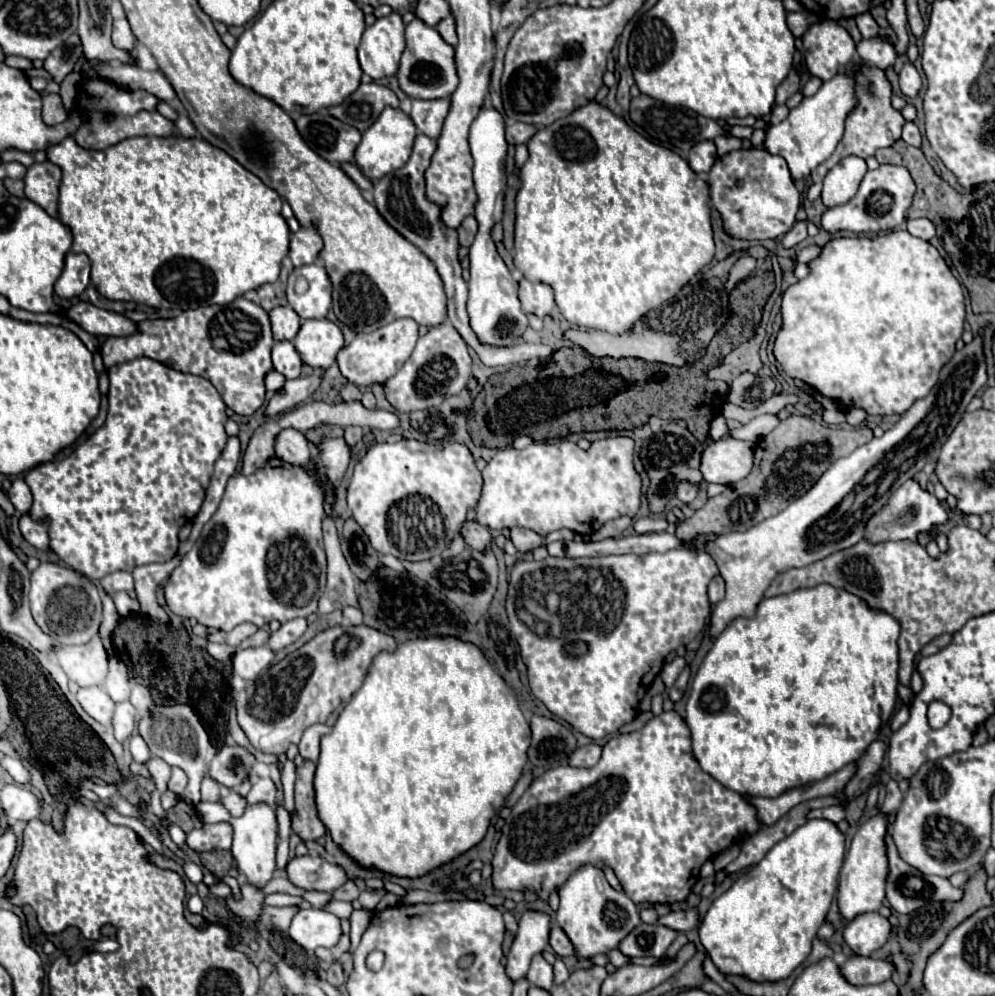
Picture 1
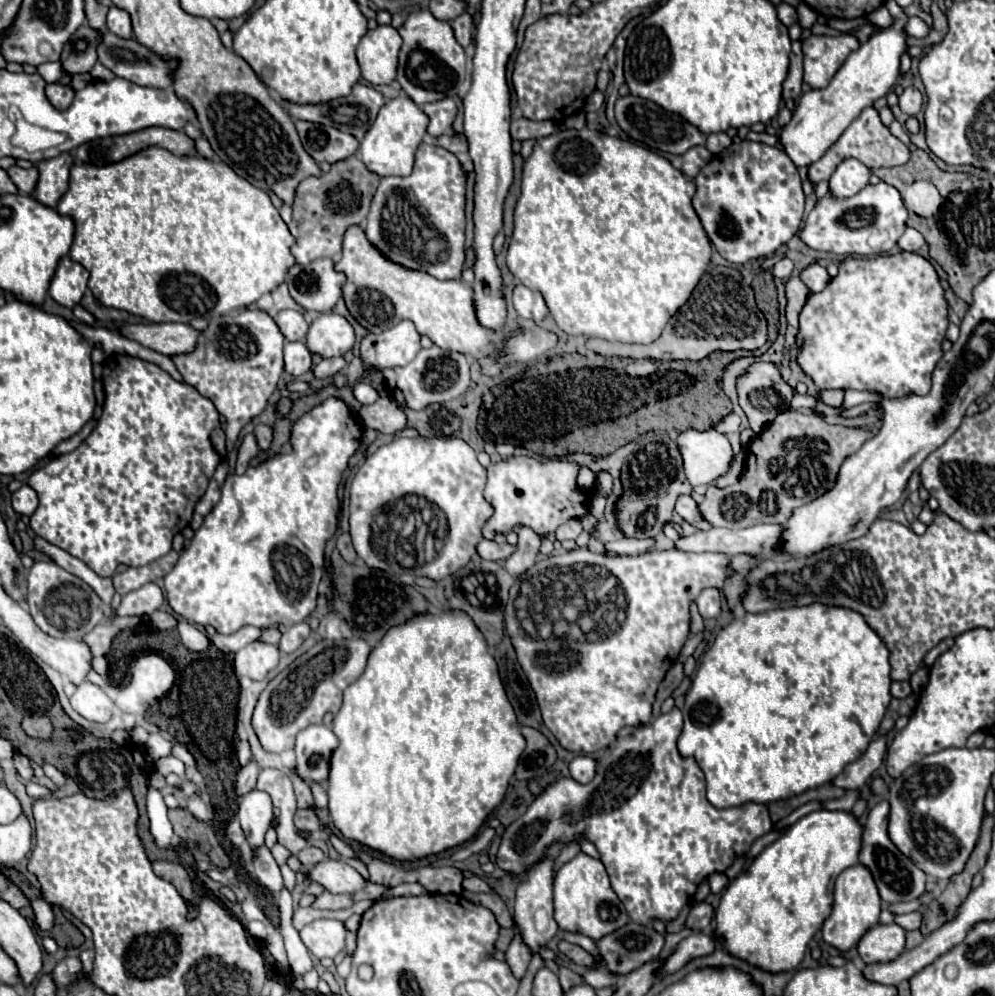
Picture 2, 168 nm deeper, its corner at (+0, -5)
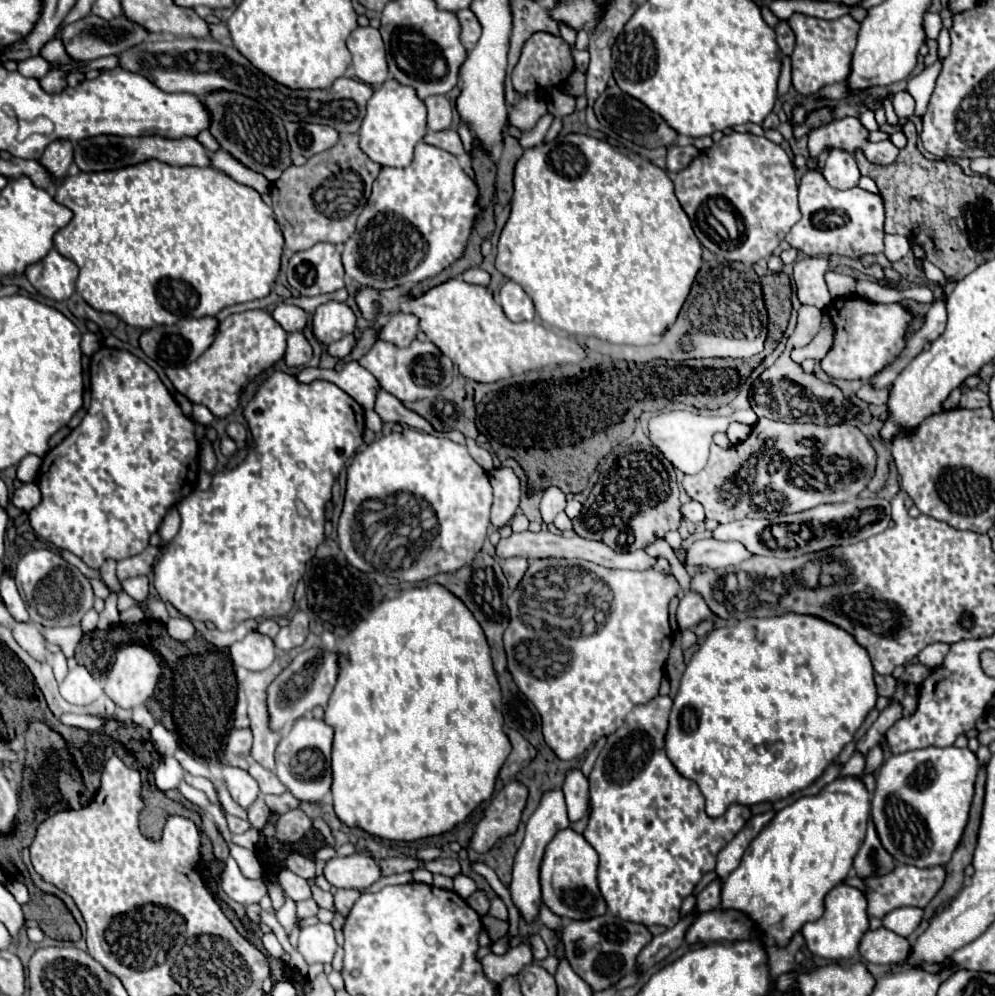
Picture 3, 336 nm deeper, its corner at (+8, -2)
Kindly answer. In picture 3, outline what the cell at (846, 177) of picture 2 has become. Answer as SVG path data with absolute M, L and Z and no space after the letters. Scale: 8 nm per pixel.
M831 150L829 152L829 158L823 168L823 176L833 188L839 188L839 190L855 188L861 178L855 158L851 154L847 154L845 150Z

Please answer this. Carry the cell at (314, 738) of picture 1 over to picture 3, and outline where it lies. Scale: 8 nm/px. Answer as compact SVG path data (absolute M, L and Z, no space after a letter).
M313 716L299 718L275 752L275 772L279 780L303 802L321 802L331 788L331 742L333 728Z

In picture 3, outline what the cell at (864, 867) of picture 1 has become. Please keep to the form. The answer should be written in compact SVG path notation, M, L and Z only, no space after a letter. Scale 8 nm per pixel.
M841 882L837 884L825 898L825 914L803 926L803 936L807 942L807 948L827 960L847 960L851 958L857 948L859 948L859 940L861 936L867 932L869 928L869 916L867 916L867 900L865 894L859 892L857 888Z

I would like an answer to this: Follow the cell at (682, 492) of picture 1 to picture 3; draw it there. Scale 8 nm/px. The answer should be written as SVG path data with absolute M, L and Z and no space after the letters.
M685 502L683 506L681 506L681 514L685 516L685 518L689 518L689 520L703 520L705 518L705 514L703 514L703 508L701 508L701 504L697 504L697 502Z

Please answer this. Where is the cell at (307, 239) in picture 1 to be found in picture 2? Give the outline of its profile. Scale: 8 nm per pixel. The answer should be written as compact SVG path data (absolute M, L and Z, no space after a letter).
M351 155L349 159L335 161L329 173L321 173L319 177L307 177L297 185L293 219L289 223L289 231L295 237L295 245L291 251L297 263L305 265L319 257L337 259L341 255L343 235L351 225L365 223L379 179L381 177L369 171L363 161L357 159L357 155Z

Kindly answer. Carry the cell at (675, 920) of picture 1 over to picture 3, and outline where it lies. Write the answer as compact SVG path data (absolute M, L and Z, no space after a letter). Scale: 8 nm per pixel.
M713 880L699 896L697 896L697 906L695 912L711 912L713 908L719 908L719 894L721 894L721 880Z

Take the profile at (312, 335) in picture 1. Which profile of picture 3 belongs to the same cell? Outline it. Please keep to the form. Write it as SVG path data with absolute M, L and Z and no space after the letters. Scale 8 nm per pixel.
M327 302L313 314L313 338L323 346L355 332L355 316L343 302Z

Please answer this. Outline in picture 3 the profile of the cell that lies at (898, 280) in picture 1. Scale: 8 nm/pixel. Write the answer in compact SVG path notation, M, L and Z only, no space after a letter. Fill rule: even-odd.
M861 296L837 298L827 308L833 320L833 344L827 356L821 360L821 370L837 380L869 380L875 374L895 362L895 358L907 346L907 328L913 322L913 312L901 304L877 304ZM847 310L853 310L853 316L847 320Z

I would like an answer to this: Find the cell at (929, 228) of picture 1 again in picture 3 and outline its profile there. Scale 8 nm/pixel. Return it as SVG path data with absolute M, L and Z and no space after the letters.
M901 234L885 236L885 256L889 262L901 260L909 252L911 252L911 246L909 246L909 240L905 240L905 236L901 236Z

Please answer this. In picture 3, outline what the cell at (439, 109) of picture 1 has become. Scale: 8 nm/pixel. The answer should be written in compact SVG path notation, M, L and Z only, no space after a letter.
M429 96L423 100L427 106L427 128L445 130L451 126L453 108L445 96Z

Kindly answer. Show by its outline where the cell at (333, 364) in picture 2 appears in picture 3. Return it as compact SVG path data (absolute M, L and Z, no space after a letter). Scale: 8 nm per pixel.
M349 334L349 336L341 338L339 342L329 344L329 346L327 346L327 354L333 356L333 358L337 358L337 360L341 360L341 358L345 358L345 356L353 350L353 346L355 346L355 336Z

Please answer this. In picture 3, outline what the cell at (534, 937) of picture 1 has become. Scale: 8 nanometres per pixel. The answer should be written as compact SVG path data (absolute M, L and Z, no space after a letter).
M551 790L543 796L541 804L537 806L537 810L533 812L533 816L527 822L527 832L525 832L525 840L515 856L513 862L513 878L509 884L509 892L511 892L511 900L515 904L515 908L519 910L519 914L523 916L525 922L533 922L537 918L537 912L541 908L541 884L539 884L539 872L541 872L541 856L545 856L545 844L549 844L549 840L553 840L553 836L561 830L561 828L569 828L571 822L567 818L567 808L565 808L565 798L561 790Z

